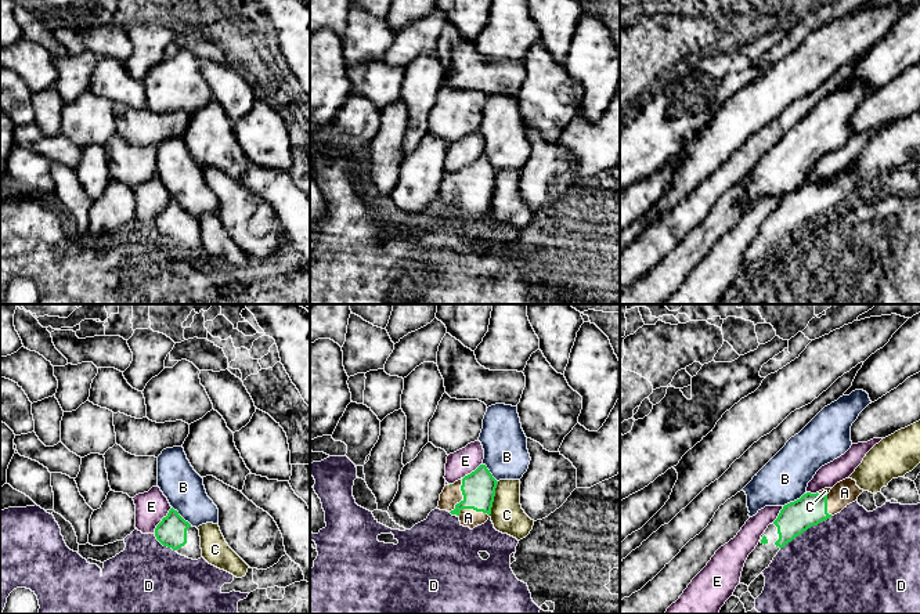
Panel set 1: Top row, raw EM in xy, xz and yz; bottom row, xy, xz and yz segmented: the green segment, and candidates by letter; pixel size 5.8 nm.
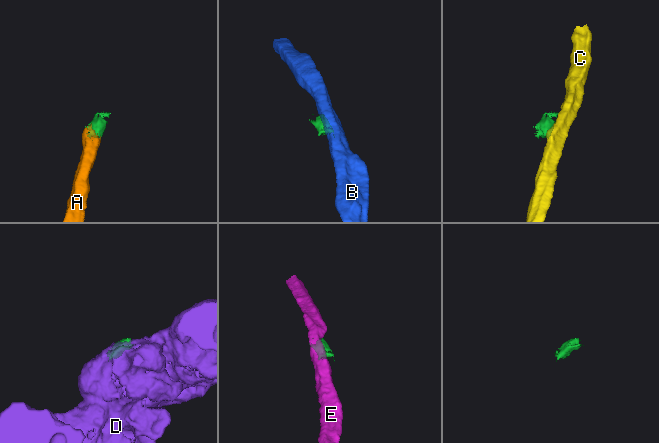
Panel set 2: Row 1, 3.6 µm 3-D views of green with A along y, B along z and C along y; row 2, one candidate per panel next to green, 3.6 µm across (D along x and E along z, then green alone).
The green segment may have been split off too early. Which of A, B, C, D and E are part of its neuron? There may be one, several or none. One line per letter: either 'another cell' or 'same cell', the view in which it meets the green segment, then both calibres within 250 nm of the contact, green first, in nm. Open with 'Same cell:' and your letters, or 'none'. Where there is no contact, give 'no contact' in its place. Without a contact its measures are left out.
Same cell: A
A: same cell | xz | 190/110 nm
B: another cell | yz | 190/280 nm
C: another cell | xz | 190/190 nm
D: another cell | yz | 190/500 nm
E: another cell | xy | 180/180 nm

